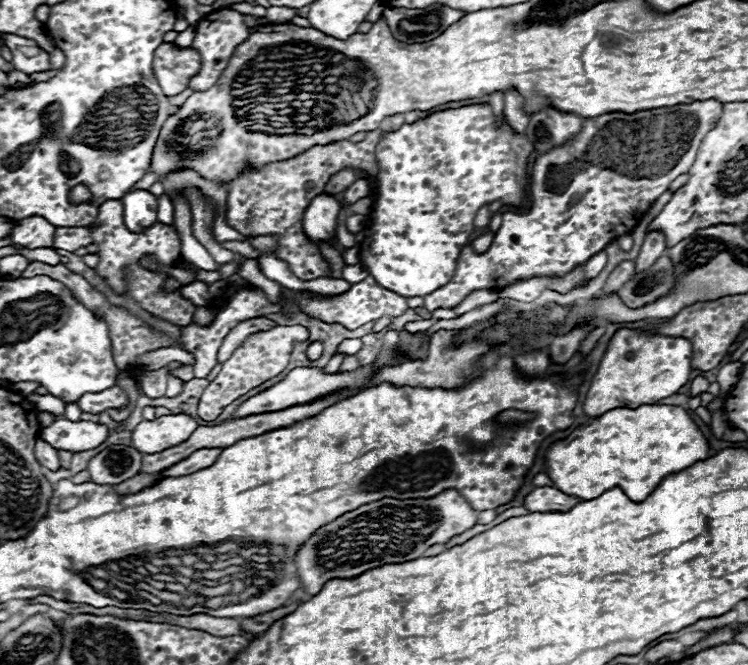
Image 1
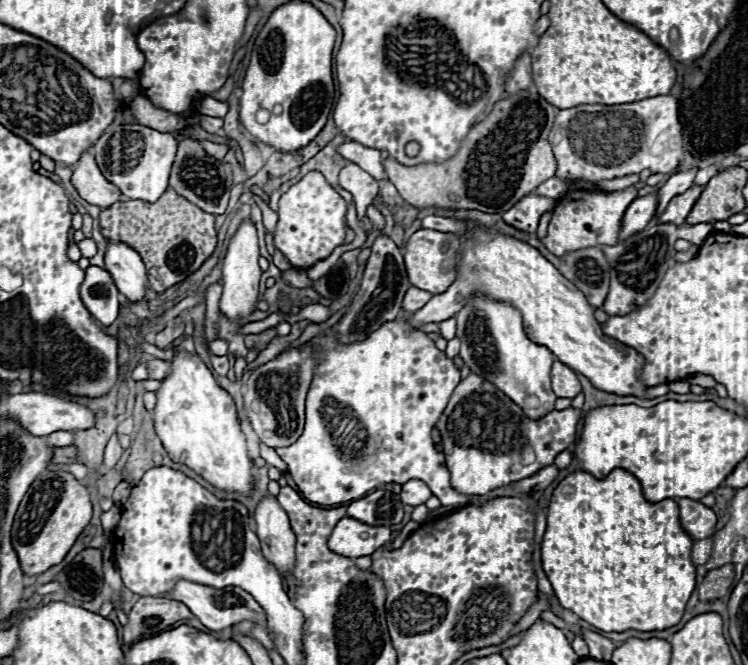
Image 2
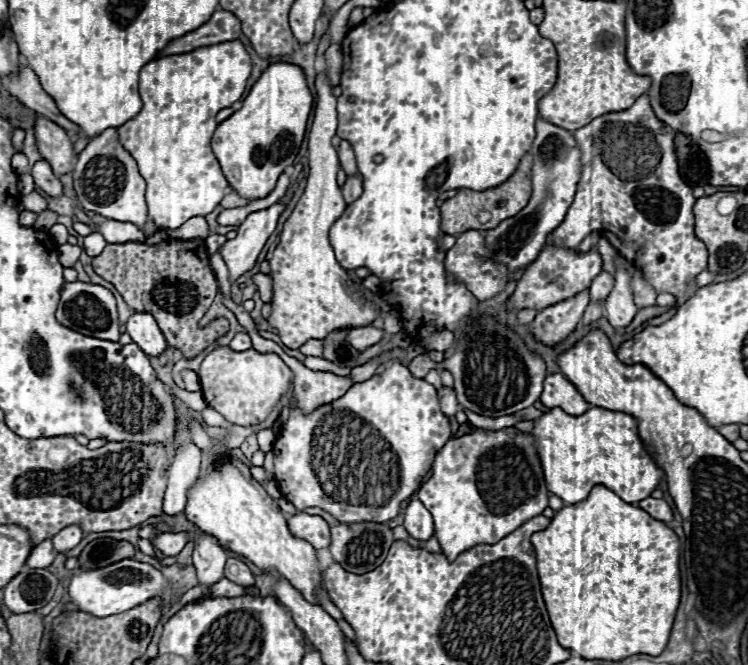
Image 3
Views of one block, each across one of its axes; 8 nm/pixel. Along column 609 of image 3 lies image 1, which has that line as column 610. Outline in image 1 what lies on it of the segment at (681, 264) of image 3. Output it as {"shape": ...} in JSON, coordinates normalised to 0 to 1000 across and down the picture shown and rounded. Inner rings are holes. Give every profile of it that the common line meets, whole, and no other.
{"shape":[[[941,150],[925,156],[904,156],[898,162],[874,162],[848,171],[805,171],[794,180],[778,183],[778,198],[770,211],[738,223],[733,232],[725,232],[711,247],[709,259],[709,310],[690,319],[671,322],[671,340],[660,352],[655,373],[644,382],[631,379],[623,370],[615,379],[610,409],[594,433],[583,433],[567,448],[567,460],[578,469],[583,463],[604,463],[615,457],[631,436],[639,433],[674,433],[695,418],[711,415],[751,415],[762,409],[770,397],[781,397],[789,385],[807,376],[807,370],[826,358],[829,352],[842,349],[853,331],[866,319],[877,298],[893,286],[896,274],[920,259],[930,241],[930,229],[957,183],[963,180],[965,153]]]}

